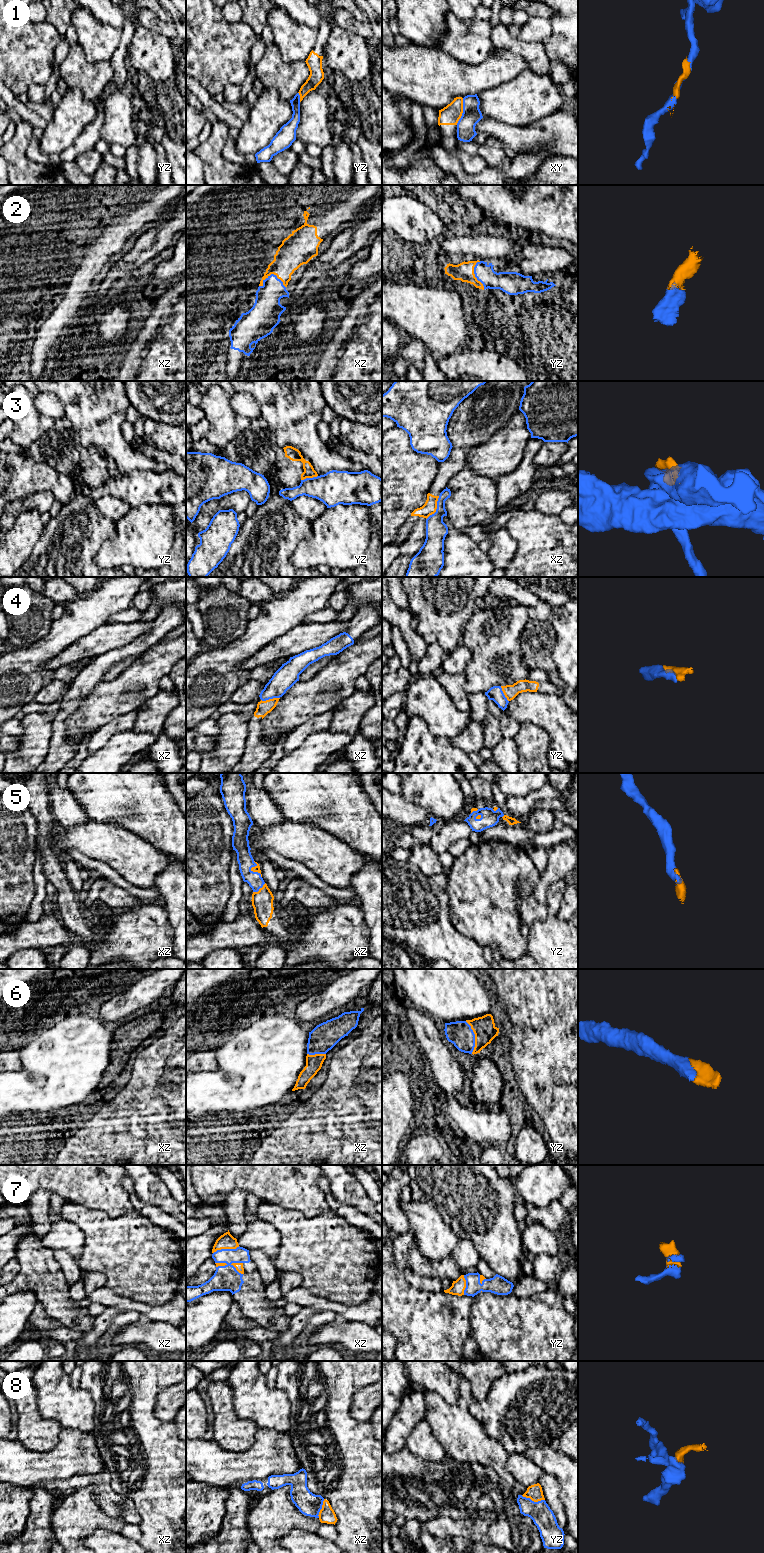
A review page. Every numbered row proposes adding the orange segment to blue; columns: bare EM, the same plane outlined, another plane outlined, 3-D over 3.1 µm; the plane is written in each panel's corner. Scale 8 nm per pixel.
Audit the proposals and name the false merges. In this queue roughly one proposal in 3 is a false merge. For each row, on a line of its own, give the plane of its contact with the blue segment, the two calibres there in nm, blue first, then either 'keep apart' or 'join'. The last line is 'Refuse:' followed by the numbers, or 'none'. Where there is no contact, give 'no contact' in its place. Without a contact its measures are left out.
1: xy | 150/160 nm | keep apart
2: xz | 200/240 nm | join
3: xz | 180/110 nm | keep apart
4: xz | 180/110 nm | join
5: xz | 140/50 nm | join
6: yz | 200/180 nm | join
7: xz | 200/130 nm | join
8: yz | 180/120 nm | join
Refuse: 1, 3

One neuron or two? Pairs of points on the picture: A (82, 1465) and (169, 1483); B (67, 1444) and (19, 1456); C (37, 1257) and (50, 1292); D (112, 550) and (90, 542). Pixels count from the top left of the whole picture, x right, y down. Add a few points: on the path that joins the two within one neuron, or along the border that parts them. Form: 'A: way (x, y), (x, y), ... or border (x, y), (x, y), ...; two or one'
A: border (96, 1445), (106, 1467); two
B: way (55, 1456), (31, 1456); one
C: way (37, 1266), (37, 1279), (41, 1283); one
D: border (115, 527), (116, 534), (94, 558), (98, 566); two

